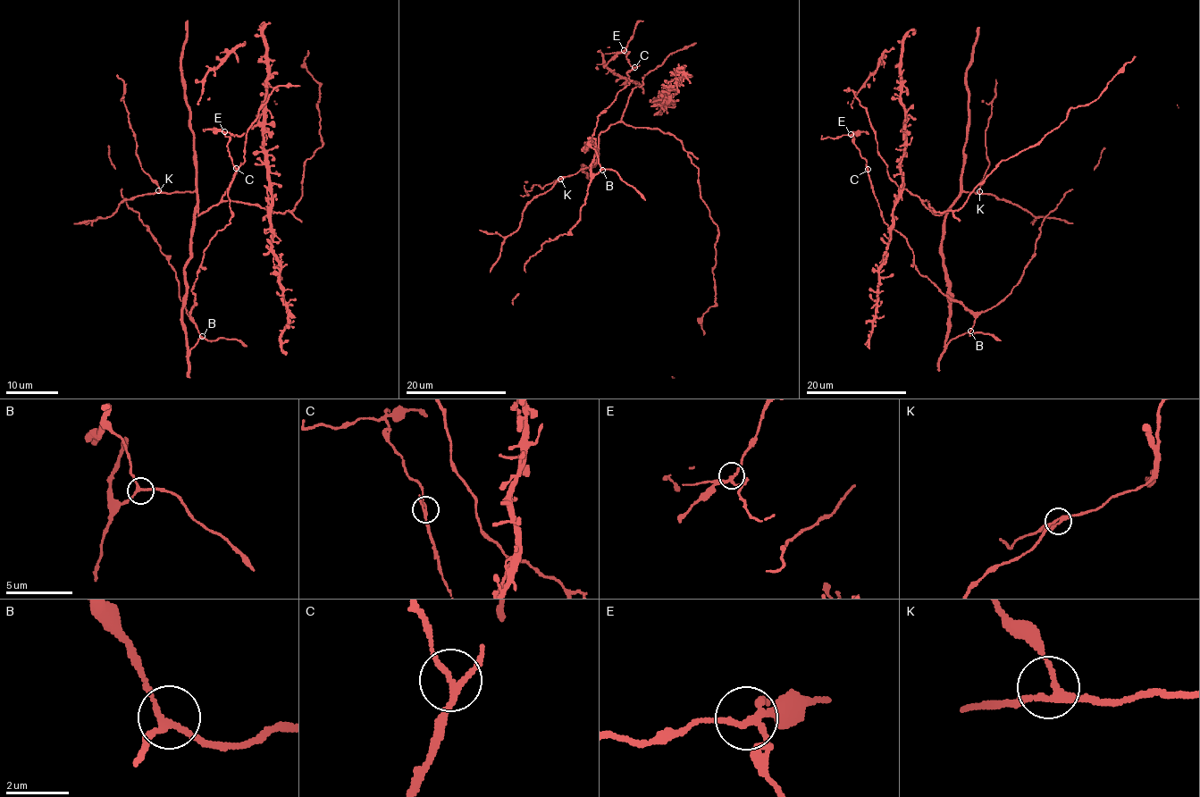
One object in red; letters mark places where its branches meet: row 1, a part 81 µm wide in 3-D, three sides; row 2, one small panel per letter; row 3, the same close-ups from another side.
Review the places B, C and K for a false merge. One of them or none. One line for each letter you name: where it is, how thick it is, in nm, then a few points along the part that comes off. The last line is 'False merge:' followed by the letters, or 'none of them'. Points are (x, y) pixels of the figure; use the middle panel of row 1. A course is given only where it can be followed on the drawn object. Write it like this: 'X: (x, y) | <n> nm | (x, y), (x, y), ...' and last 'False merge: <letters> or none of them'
C: (634, 67) | 150 nm | (634, 68), (631, 66), (628, 54), (625, 51), (634, 26), (643, 21)
False merge: C

